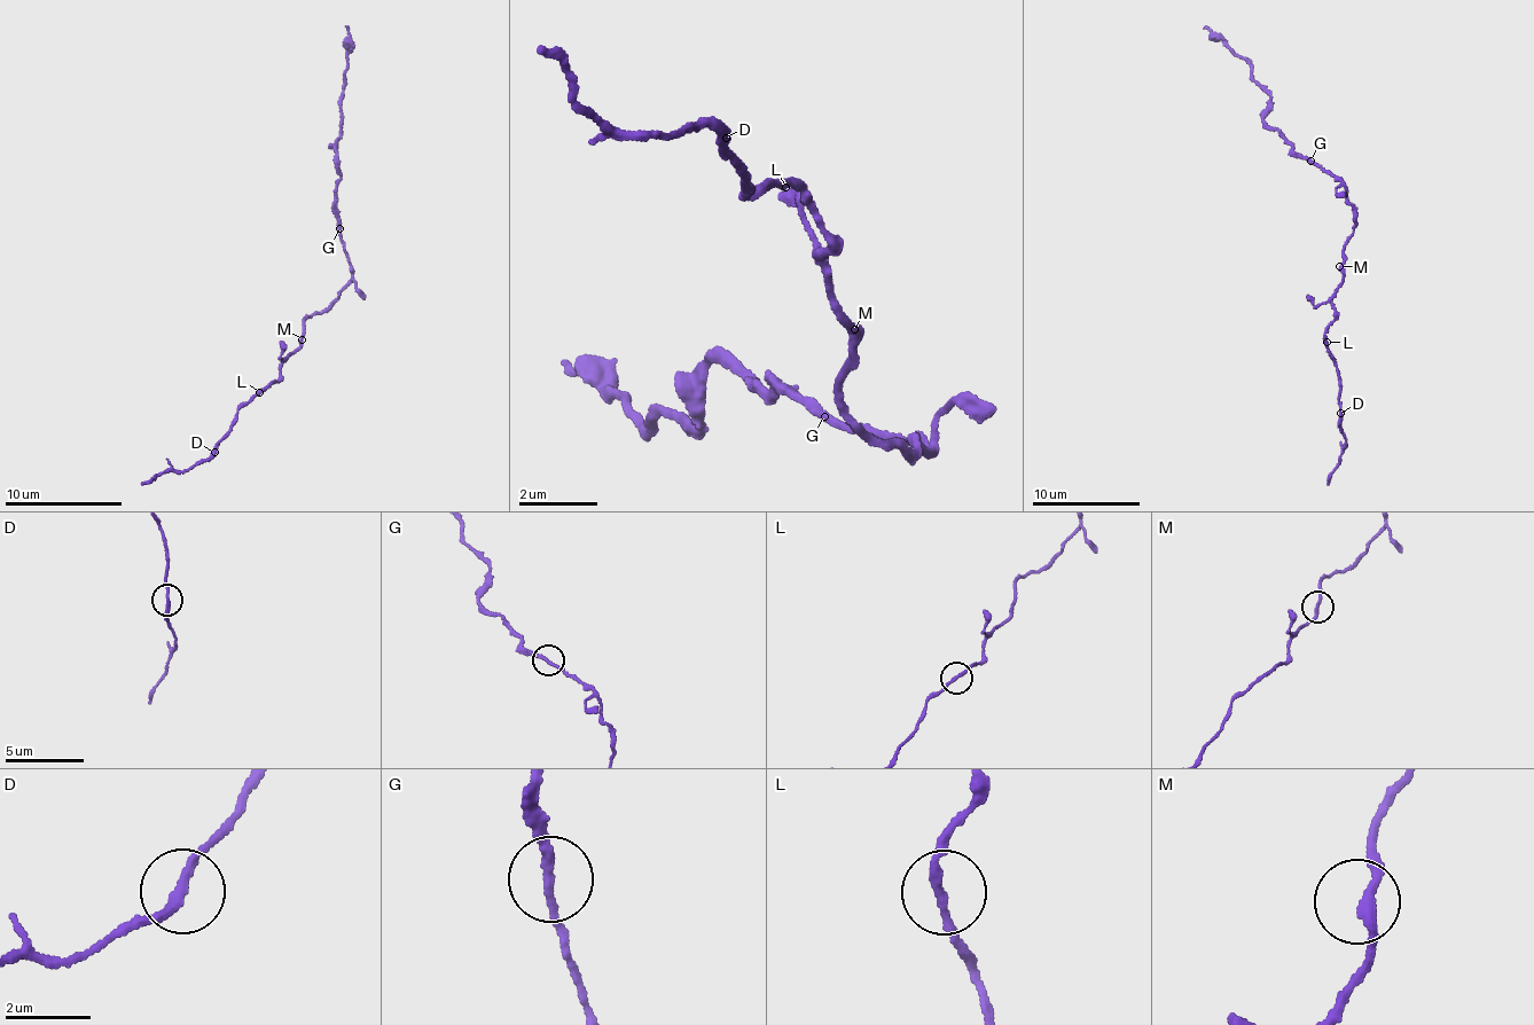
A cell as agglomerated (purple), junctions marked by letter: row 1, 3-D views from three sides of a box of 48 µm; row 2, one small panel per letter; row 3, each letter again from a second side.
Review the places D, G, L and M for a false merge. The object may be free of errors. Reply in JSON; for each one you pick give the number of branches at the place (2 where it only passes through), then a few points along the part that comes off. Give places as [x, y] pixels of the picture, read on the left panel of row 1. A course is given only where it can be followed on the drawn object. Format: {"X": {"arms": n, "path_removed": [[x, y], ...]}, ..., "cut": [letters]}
{"cut": []}

